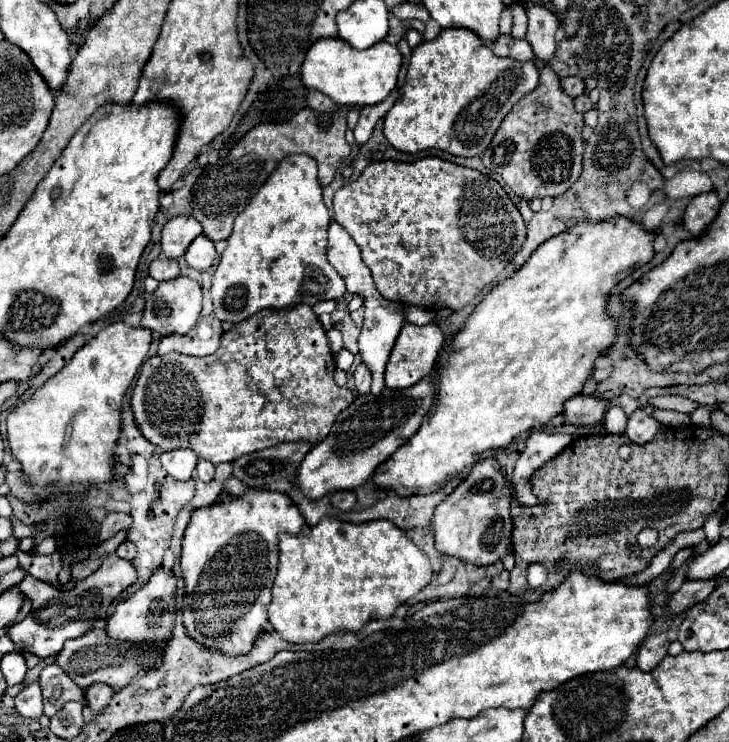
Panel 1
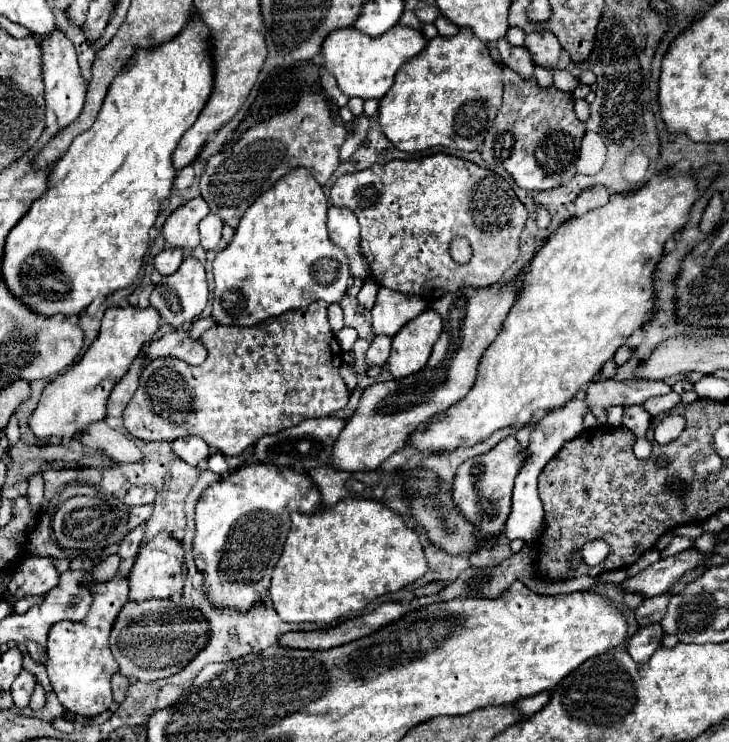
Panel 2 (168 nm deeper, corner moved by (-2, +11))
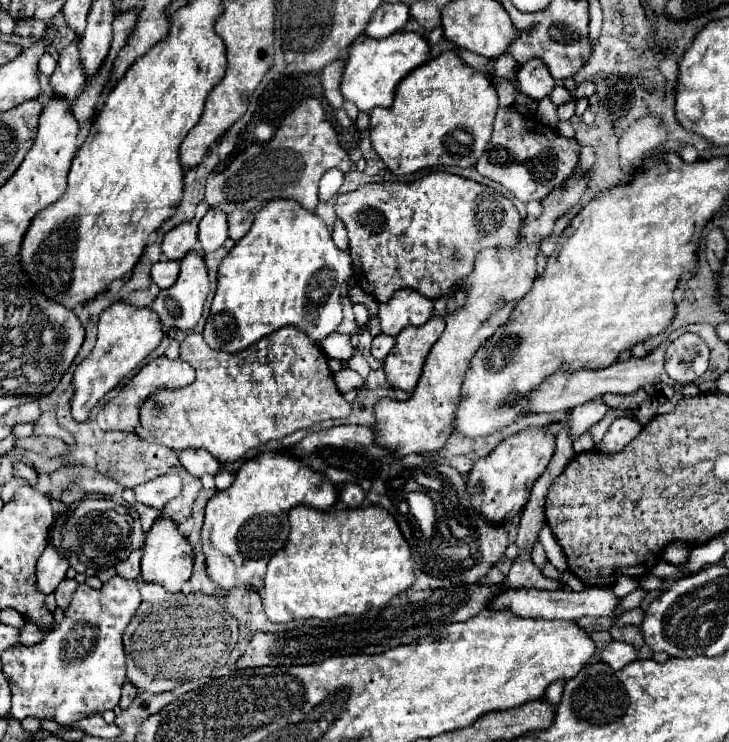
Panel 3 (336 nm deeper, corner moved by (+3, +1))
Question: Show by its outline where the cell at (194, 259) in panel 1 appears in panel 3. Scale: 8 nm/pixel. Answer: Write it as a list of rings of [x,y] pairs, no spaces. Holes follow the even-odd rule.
[[[210,209],[200,225],[198,225],[198,239],[206,253],[212,253],[222,247],[222,243],[228,239],[228,227],[226,227],[226,215],[222,211]]]

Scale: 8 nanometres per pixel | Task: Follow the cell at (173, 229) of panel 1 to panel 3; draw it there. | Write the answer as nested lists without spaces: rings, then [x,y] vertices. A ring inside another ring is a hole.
[[[202,201],[198,207],[196,207],[196,215],[194,219],[190,221],[184,221],[180,225],[176,225],[174,229],[170,229],[166,235],[164,235],[164,241],[162,241],[162,251],[168,259],[176,259],[180,261],[186,253],[190,253],[196,245],[196,233],[198,233],[198,223],[200,219],[206,215],[208,211],[208,205]]]

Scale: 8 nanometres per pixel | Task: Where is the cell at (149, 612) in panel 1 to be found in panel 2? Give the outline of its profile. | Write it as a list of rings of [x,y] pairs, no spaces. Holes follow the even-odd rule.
[[[161,531],[147,545],[139,549],[137,561],[129,575],[129,599],[145,601],[149,597],[157,597],[157,599],[173,597],[175,591],[183,589],[185,577],[187,577],[187,567],[185,567],[183,545],[177,539],[173,539],[169,533]]]

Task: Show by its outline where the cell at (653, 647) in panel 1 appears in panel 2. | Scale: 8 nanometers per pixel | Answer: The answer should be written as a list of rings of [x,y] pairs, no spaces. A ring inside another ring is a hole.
[[[659,623],[641,627],[627,643],[627,653],[633,657],[635,663],[647,663],[649,657],[655,653],[655,649],[661,645],[663,639],[663,629]]]

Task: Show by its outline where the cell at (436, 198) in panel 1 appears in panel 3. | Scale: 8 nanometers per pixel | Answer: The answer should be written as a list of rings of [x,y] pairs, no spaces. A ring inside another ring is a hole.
[[[444,171],[428,173],[412,183],[388,181],[360,185],[352,193],[338,195],[334,211],[344,221],[350,237],[350,257],[356,285],[374,295],[380,303],[388,301],[400,289],[414,289],[428,299],[438,299],[446,295],[446,291],[458,279],[470,275],[472,261],[482,249],[512,249],[522,239],[522,217],[518,215],[518,209],[512,205],[510,199],[488,185]],[[454,253],[460,255],[458,261],[454,261]]]

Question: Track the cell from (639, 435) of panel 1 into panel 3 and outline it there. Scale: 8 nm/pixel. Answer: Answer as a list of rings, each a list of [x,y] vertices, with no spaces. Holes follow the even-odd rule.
[[[628,417],[616,419],[616,421],[610,425],[610,429],[606,431],[604,439],[594,445],[594,449],[600,451],[600,453],[618,453],[618,451],[622,451],[632,439],[636,439],[640,431],[642,431],[642,425],[640,425],[636,419],[628,419]]]

